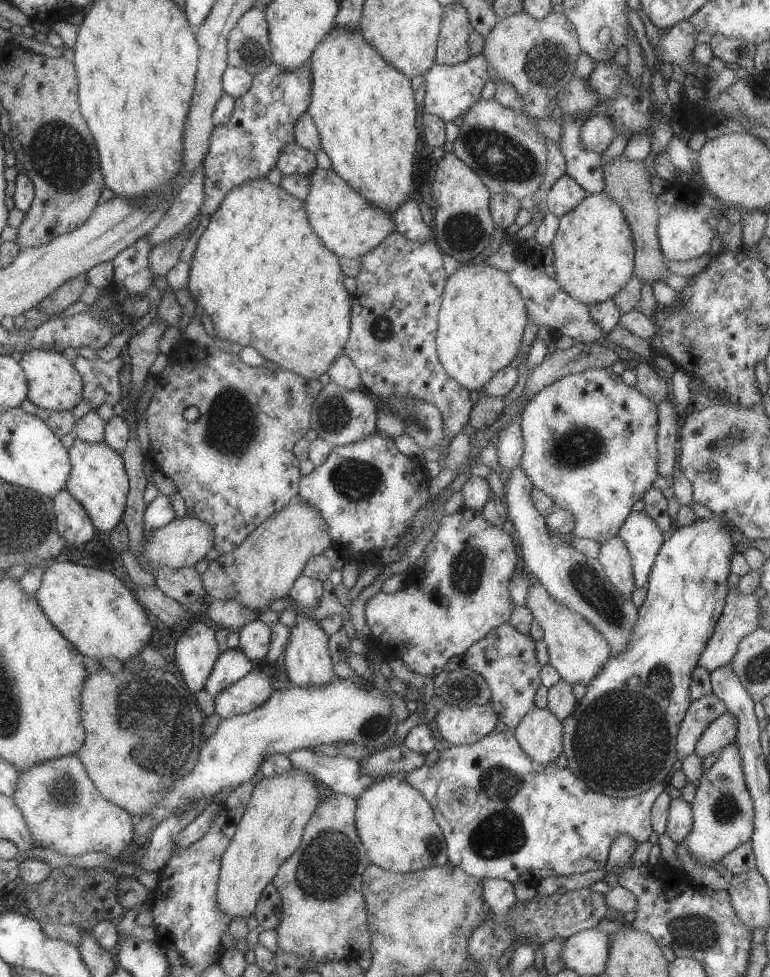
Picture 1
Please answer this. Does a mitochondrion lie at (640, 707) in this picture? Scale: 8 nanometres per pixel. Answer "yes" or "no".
yes

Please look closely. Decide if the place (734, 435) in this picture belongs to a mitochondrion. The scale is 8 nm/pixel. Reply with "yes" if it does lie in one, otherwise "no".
yes

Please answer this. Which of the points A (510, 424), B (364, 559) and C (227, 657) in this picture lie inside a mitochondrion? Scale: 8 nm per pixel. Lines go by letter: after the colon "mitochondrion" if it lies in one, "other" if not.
A: other
B: other
C: other

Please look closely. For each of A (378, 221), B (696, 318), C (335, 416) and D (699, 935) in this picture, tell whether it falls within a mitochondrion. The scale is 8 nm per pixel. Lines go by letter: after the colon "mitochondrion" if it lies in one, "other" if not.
A: other
B: mitochondrion
C: mitochondrion
D: mitochondrion

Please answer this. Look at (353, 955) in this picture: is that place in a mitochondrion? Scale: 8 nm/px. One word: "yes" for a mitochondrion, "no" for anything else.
no

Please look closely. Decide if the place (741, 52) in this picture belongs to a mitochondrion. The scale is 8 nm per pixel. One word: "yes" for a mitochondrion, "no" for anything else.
no

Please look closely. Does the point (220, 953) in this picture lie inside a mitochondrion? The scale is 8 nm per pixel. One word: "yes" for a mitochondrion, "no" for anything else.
no

